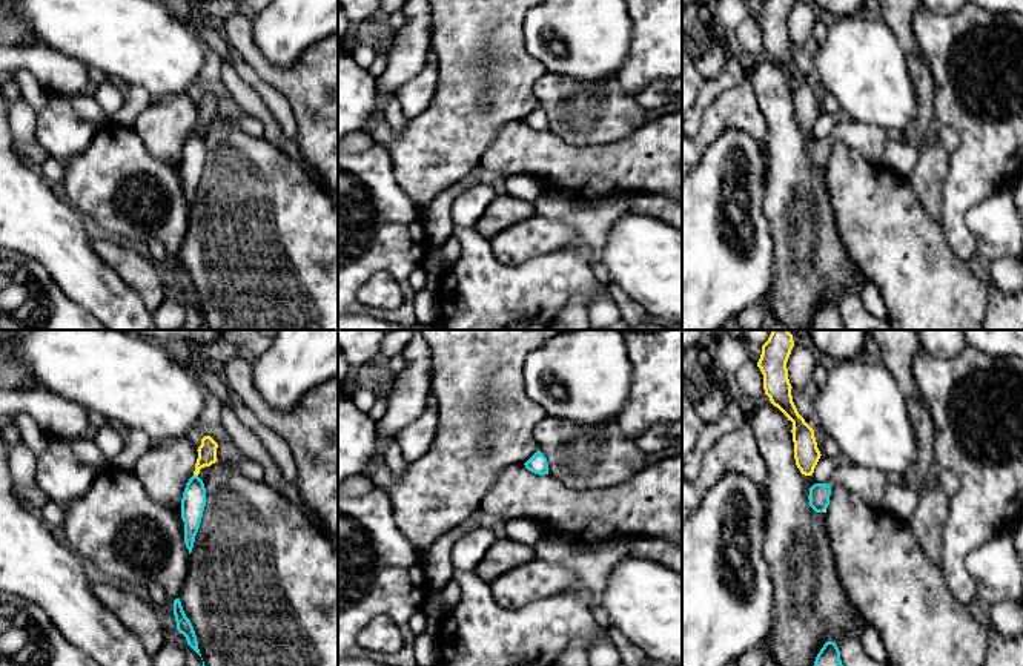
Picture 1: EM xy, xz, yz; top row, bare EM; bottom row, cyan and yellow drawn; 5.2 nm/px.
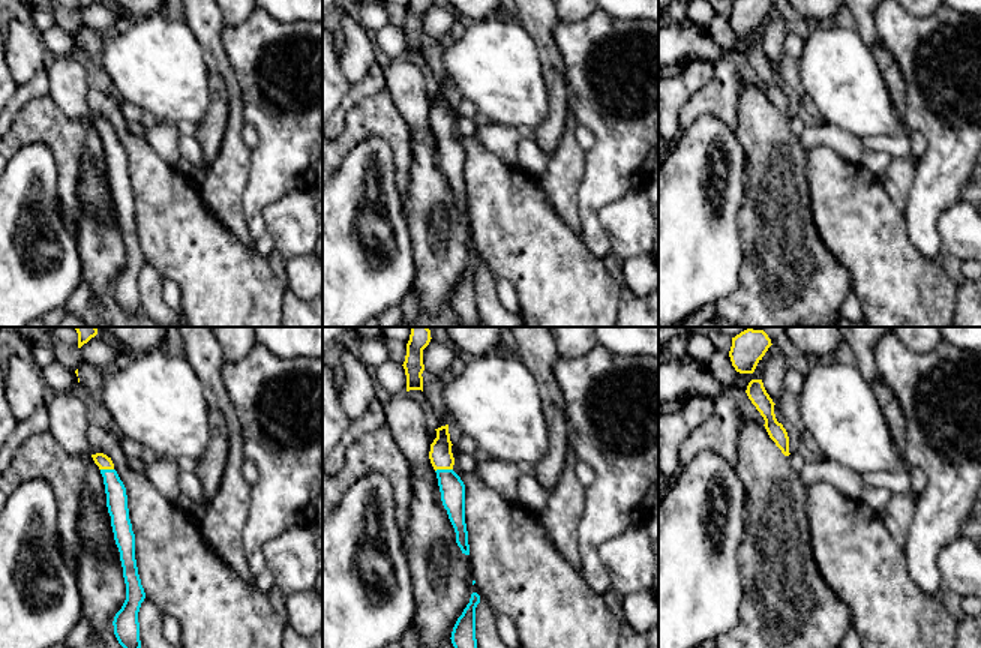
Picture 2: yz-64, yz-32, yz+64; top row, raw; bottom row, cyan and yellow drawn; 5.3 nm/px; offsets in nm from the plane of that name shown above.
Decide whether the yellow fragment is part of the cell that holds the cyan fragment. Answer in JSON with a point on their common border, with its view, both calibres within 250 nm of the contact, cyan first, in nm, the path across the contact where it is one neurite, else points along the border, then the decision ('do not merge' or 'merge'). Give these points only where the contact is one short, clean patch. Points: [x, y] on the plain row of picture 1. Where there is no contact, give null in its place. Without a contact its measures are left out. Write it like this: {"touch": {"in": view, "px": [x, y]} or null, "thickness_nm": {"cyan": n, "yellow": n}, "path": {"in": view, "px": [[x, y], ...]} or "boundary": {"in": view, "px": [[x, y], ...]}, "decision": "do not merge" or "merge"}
{"touch": {"in": "xy", "px": [195, 132]}, "thickness_nm": {"cyan": 130, "yellow": 100}, "path": {"in": "xy", "px": [[194, 154], [195, 132], [208, 106]]}, "decision": "merge"}

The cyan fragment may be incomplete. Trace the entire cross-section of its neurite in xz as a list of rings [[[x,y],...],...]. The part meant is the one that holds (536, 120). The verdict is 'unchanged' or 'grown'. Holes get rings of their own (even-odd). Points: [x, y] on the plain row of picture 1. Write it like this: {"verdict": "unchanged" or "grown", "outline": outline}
{"verdict": "unchanged", "outline": [[[536,107],[524,121],[528,127],[539,132],[544,132],[548,129],[547,114],[541,107]]]}

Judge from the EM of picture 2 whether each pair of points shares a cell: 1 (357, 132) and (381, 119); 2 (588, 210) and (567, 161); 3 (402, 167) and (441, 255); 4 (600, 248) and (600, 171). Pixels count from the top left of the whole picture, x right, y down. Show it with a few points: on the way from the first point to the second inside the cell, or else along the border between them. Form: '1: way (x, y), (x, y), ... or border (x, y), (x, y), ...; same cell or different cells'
1: way (363, 128), (375, 119); same cell
2: border (587, 153), (584, 176), (578, 189), (579, 224); different cells
3: border (411, 146), (411, 177), (407, 197), (402, 201); different cells
4: way (591, 228), (591, 197), (596, 191); same cell

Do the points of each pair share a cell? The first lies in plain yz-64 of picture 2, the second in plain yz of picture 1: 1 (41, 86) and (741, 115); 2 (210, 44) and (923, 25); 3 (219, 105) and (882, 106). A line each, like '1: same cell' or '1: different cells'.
1: different cells
2: different cells
3: different cells

